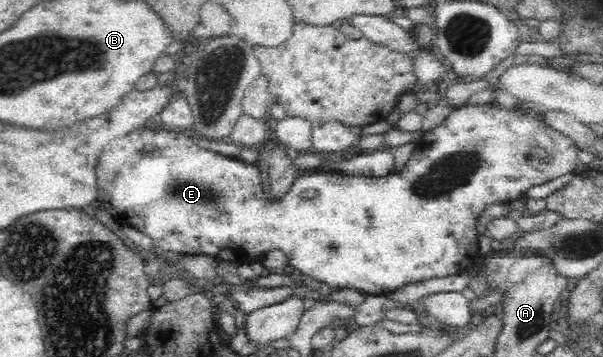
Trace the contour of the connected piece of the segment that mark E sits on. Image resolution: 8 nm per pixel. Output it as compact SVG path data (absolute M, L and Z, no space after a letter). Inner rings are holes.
M464 104L456 107L450 115L435 129L426 132L418 142L412 157L408 159L407 167L403 171L395 172L384 177L346 177L342 175L318 174L316 171L302 171L292 184L291 191L278 202L264 195L262 178L259 167L254 163L245 163L236 158L228 158L212 151L200 148L194 142L188 142L188 134L174 129L150 129L130 131L129 135L120 135L104 147L104 153L98 163L98 203L100 208L109 211L118 224L130 224L136 231L144 233L152 241L157 251L168 250L176 254L200 255L206 254L232 264L248 264L264 258L270 249L280 249L289 259L289 264L296 269L296 273L308 275L335 289L356 289L366 295L385 295L402 286L419 283L432 278L444 278L459 275L467 271L476 263L478 255L478 235L476 218L488 205L494 203L511 203L525 198L526 192L533 186L569 174L576 169L580 162L576 146L564 136L544 126L540 122L538 112L521 113L521 111L506 111L498 109L493 104ZM305 190L315 190L317 194L312 199L302 196Z

